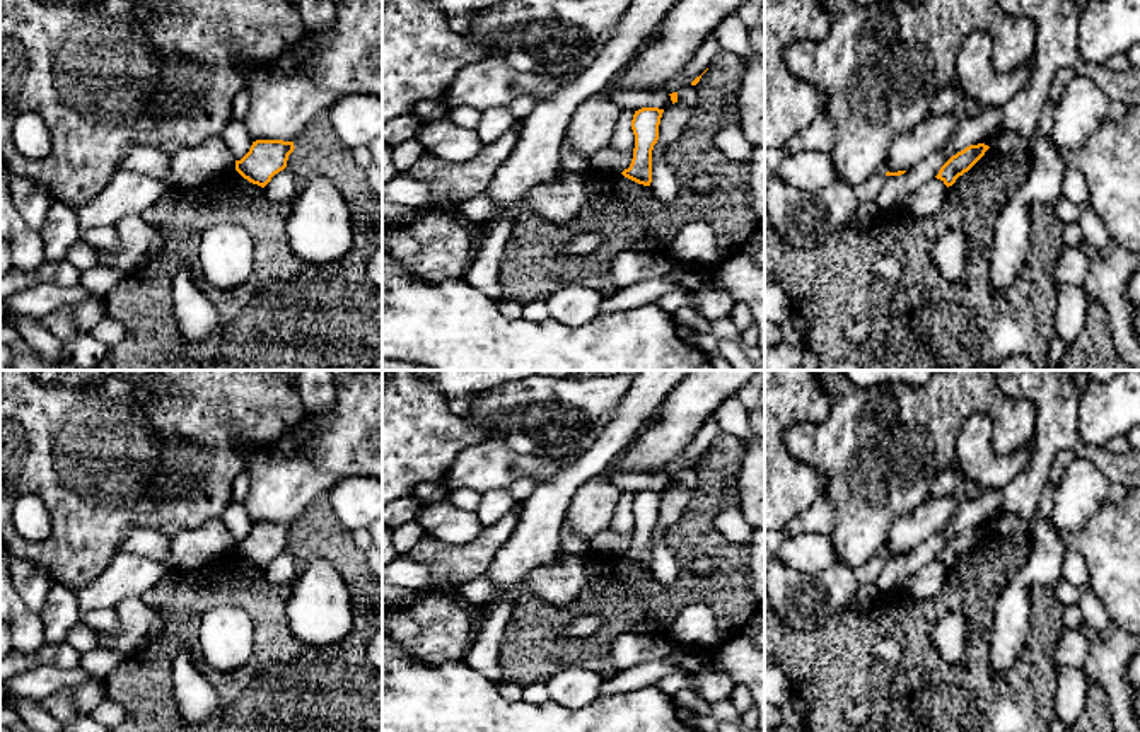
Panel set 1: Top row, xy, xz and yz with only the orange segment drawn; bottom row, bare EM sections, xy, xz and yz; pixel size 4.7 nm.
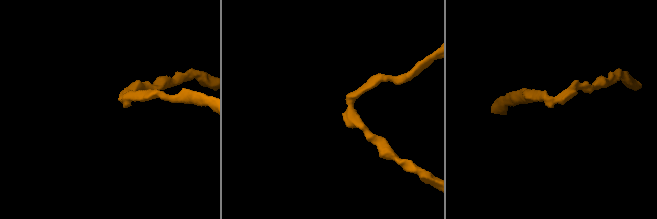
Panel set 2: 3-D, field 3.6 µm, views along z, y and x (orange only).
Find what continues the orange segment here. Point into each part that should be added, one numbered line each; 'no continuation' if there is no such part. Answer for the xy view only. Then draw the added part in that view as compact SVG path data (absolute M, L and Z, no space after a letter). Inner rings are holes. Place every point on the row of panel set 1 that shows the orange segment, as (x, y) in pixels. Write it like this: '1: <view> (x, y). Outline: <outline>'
no continuation

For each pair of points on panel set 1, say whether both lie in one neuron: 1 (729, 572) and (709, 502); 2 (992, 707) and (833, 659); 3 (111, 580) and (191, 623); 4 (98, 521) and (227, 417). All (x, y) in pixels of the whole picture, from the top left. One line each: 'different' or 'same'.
1: same
2: same
3: different
4: same

